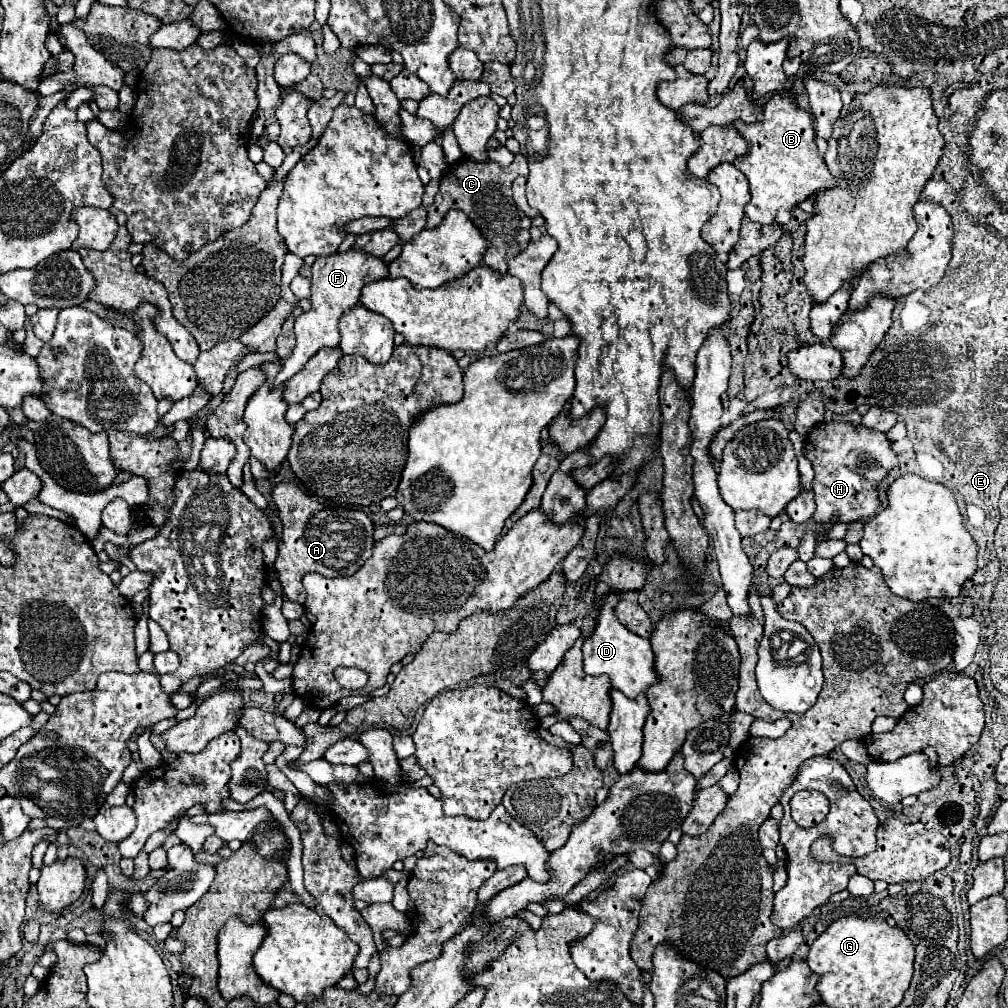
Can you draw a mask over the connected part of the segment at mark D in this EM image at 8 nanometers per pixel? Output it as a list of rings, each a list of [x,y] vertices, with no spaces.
[[[604,605],[600,609],[600,617],[596,621],[594,633],[584,641],[584,671],[588,675],[602,675],[606,673],[612,681],[612,687],[622,691],[626,697],[638,697],[648,687],[654,685],[660,677],[656,675],[654,667],[654,651],[650,647],[650,641],[644,637],[636,637],[632,631],[628,631],[622,623],[618,623],[614,609],[610,605]]]

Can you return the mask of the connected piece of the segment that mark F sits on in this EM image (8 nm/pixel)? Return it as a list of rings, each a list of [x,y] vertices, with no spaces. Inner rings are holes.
[[[348,249],[326,257],[316,257],[312,265],[312,299],[310,299],[312,309],[308,313],[302,313],[294,323],[296,347],[292,355],[282,361],[282,371],[274,379],[274,387],[296,375],[308,363],[308,359],[316,355],[322,347],[336,347],[340,343],[338,319],[342,317],[342,313],[358,303],[364,285],[386,277],[388,277],[386,261],[382,257],[374,257],[360,249]],[[314,287],[316,287],[316,303],[314,303]]]

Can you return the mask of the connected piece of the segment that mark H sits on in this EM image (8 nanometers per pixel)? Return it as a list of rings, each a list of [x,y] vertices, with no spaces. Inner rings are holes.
[[[820,423],[812,427],[806,437],[804,453],[814,467],[814,501],[816,501],[816,523],[826,523],[832,517],[838,521],[852,523],[876,515],[880,507],[878,485],[880,481],[898,467],[898,457],[892,451],[892,443],[886,433],[866,429],[854,423]]]

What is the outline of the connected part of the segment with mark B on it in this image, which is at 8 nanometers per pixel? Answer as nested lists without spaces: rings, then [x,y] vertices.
[[[774,95],[764,109],[764,121],[750,125],[736,121],[734,125],[738,133],[748,141],[746,155],[734,161],[734,165],[744,171],[750,181],[752,199],[746,205],[748,219],[756,223],[772,223],[778,209],[792,209],[800,199],[808,199],[810,195],[836,185],[836,179],[828,171],[816,147],[812,113],[798,107],[794,99],[786,95]]]

